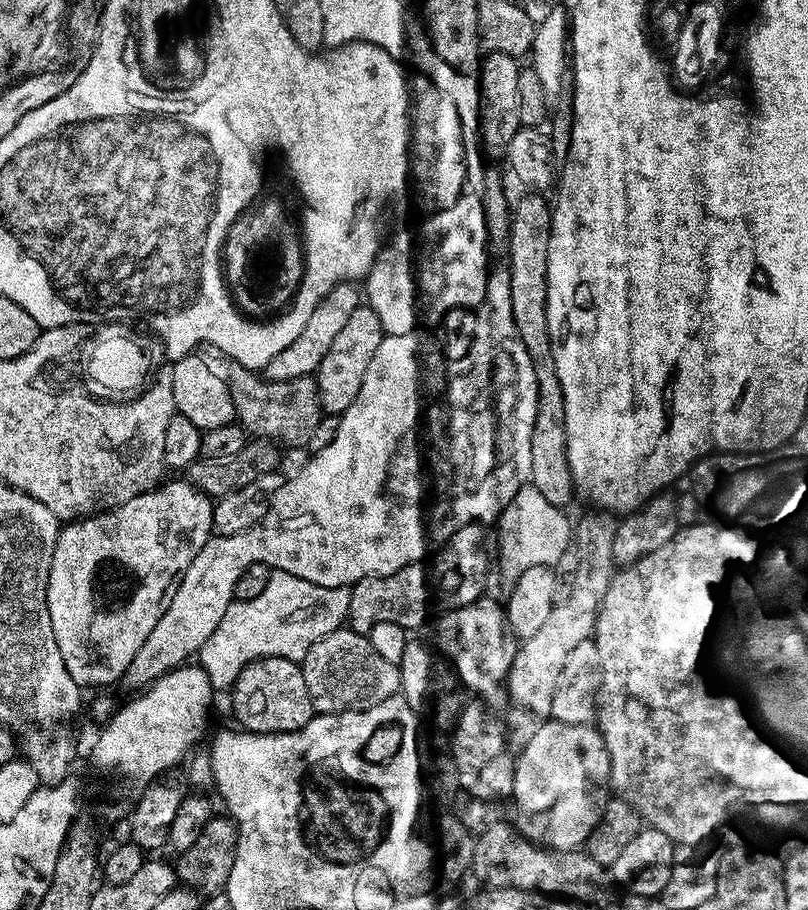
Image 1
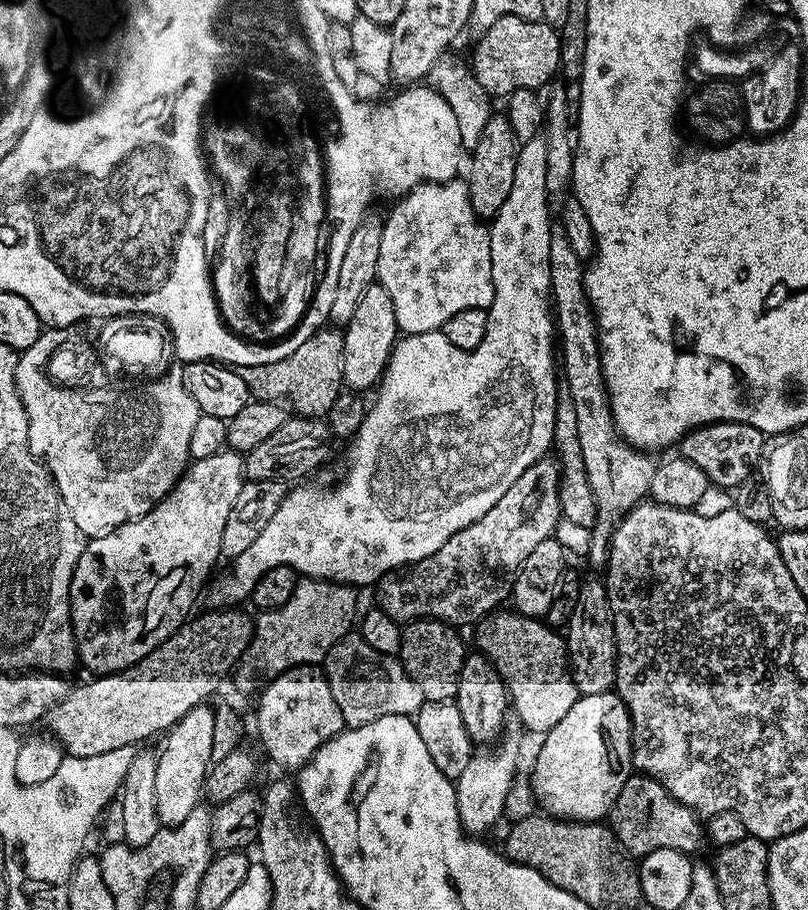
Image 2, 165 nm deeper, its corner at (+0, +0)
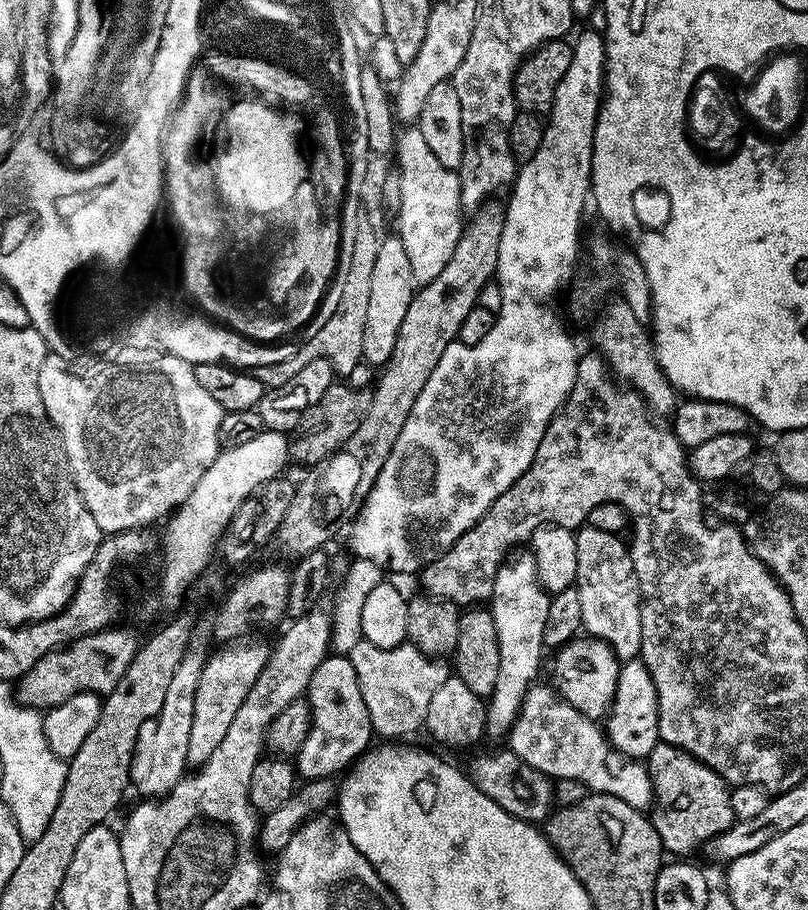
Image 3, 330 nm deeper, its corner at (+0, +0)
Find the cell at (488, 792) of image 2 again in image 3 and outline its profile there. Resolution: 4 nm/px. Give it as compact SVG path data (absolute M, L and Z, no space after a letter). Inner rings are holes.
M531 550L513 551L494 578L490 601L494 630L498 630L498 682L494 682L494 690L486 704L486 732L489 737L507 737L512 723L518 718L526 694L537 683L540 659L546 655L544 631L549 610L550 593L544 589L538 578L534 554Z

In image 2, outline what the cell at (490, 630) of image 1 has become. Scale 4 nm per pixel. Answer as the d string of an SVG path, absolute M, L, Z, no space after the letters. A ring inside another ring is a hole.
M515 610L489 614L475 625L475 647L498 670L508 688L508 699L515 719L537 734L549 732L574 706L576 682L568 659L568 645L555 627L534 616L522 616Z

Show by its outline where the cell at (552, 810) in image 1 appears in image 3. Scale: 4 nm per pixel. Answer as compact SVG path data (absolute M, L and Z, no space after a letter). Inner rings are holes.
M639 658L621 663L616 697L612 699L612 707L609 708L606 717L606 735L608 743L629 760L643 761L650 754L650 750L654 750L654 746L661 743L658 734L658 698L654 690L654 678L650 678L650 670L646 670L644 661Z

